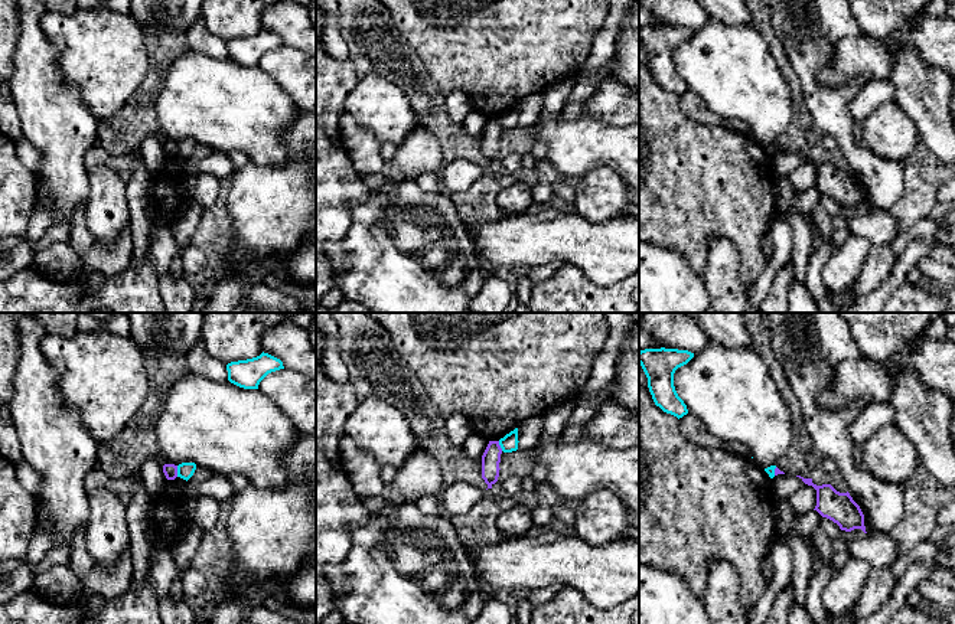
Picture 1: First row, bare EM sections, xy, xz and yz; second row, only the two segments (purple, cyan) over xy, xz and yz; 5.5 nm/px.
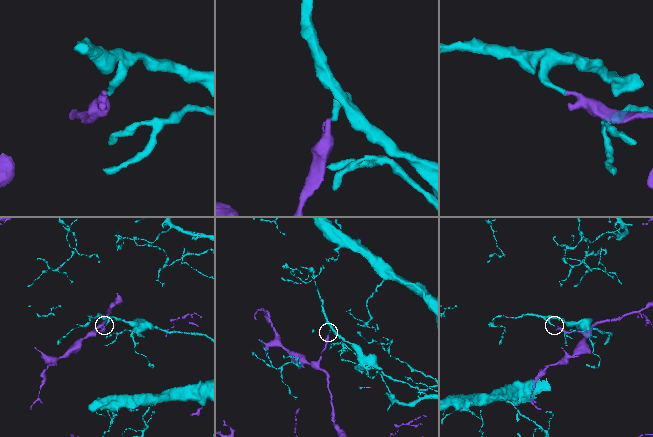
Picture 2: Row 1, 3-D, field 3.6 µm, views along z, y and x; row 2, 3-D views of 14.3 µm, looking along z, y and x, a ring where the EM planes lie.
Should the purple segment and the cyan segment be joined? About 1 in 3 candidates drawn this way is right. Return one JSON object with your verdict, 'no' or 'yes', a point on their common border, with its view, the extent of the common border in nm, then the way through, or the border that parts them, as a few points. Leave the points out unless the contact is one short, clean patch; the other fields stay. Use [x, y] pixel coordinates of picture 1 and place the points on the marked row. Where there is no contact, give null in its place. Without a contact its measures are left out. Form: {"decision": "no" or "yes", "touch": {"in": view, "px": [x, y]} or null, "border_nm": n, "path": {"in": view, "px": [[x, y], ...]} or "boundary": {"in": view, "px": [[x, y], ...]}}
{"decision": "no", "touch": {"in": "xy", "px": [176, 471]}, "border_nm": 60, "boundary": {"in": "xy", "px": [[176, 466], [178, 476]]}}

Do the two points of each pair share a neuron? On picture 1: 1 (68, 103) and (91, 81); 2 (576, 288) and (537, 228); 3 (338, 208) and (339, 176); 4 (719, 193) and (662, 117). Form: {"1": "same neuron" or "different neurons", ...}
{"1": "different neurons", "2": "different neurons", "3": "same neuron", "4": "same neuron"}

